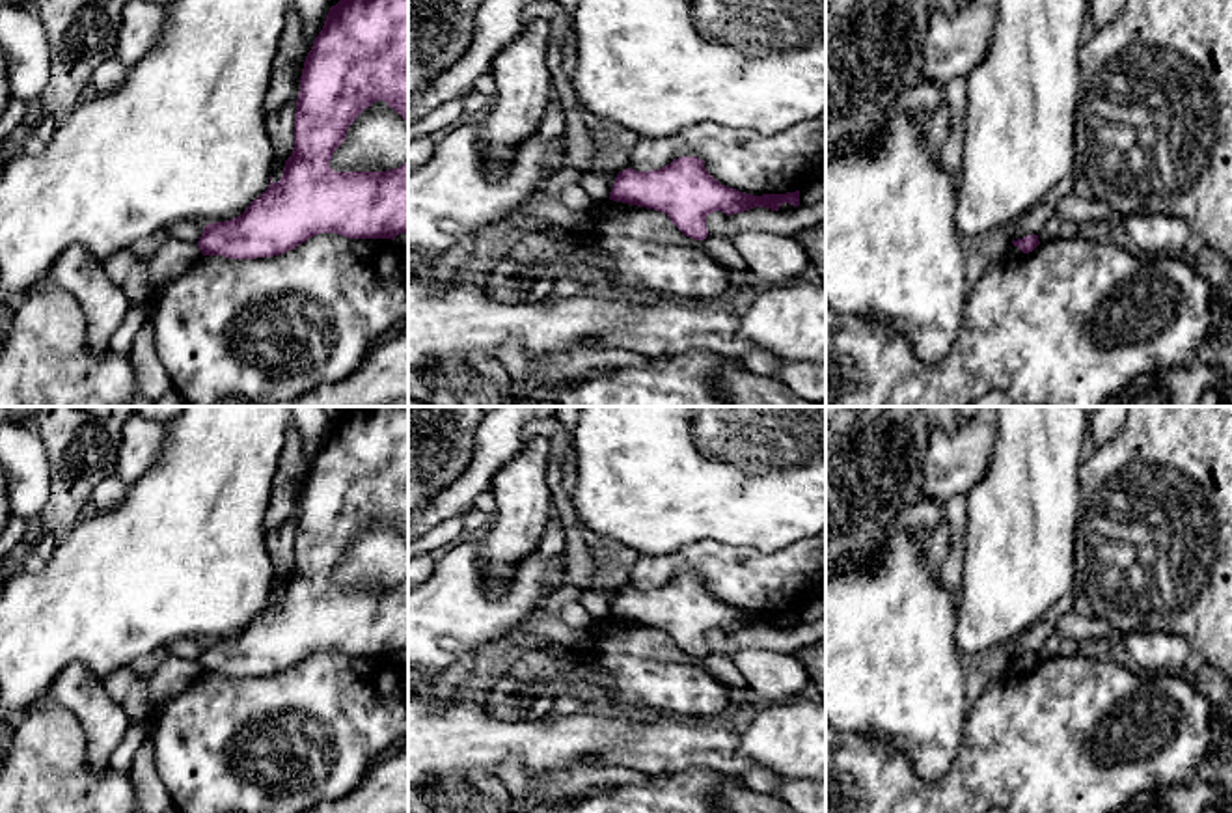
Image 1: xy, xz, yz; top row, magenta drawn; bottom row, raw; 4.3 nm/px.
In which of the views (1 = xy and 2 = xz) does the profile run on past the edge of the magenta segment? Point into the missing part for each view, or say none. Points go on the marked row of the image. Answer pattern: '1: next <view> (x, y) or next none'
1: next none
2: next none

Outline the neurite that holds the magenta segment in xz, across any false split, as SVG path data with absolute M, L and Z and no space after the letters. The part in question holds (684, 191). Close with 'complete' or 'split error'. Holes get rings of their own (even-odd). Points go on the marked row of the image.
M680 157L652 172L619 172L609 200L665 213L686 237L705 241L708 214L721 211L729 216L755 207L779 211L783 203L798 207L800 190L746 194L714 179L701 158Z; complete

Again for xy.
M339 0L335 6L330 7L324 26L313 41L311 50L306 56L302 76L300 76L300 91L296 99L296 114L294 114L294 149L291 157L285 160L283 175L278 183L272 181L268 188L253 200L248 209L226 222L207 224L203 233L198 241L198 246L203 255L222 255L229 259L257 259L257 257L274 257L281 255L289 250L294 250L308 239L319 233L337 233L349 239L395 239L399 233L408 233L408 162L395 170L386 172L334 172L330 168L330 160L334 151L343 144L347 138L349 127L354 119L369 108L373 103L384 101L390 108L403 116L408 125L408 0Z; complete

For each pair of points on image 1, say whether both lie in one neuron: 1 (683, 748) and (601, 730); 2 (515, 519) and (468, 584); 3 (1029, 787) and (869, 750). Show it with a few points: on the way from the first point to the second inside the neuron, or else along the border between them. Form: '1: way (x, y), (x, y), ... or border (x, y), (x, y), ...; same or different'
1: way (662, 746), (621, 743); same
2: border (479, 532), (481, 573), (494, 597); different
3: way (990, 787), (970, 787), (964, 793), (908, 789); same

